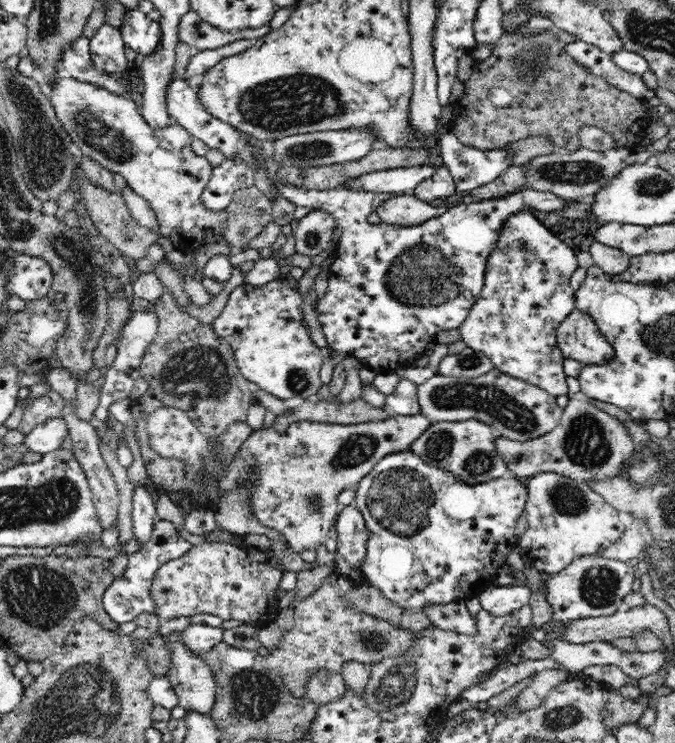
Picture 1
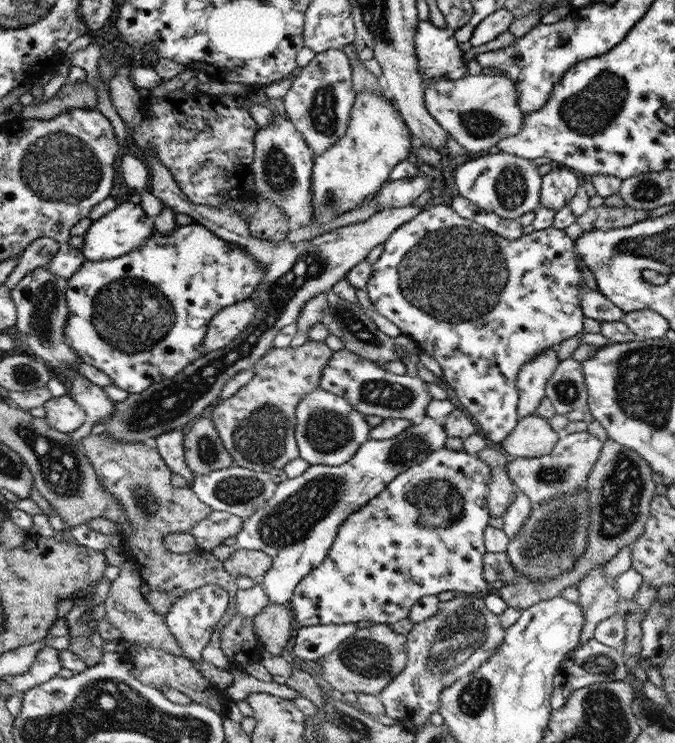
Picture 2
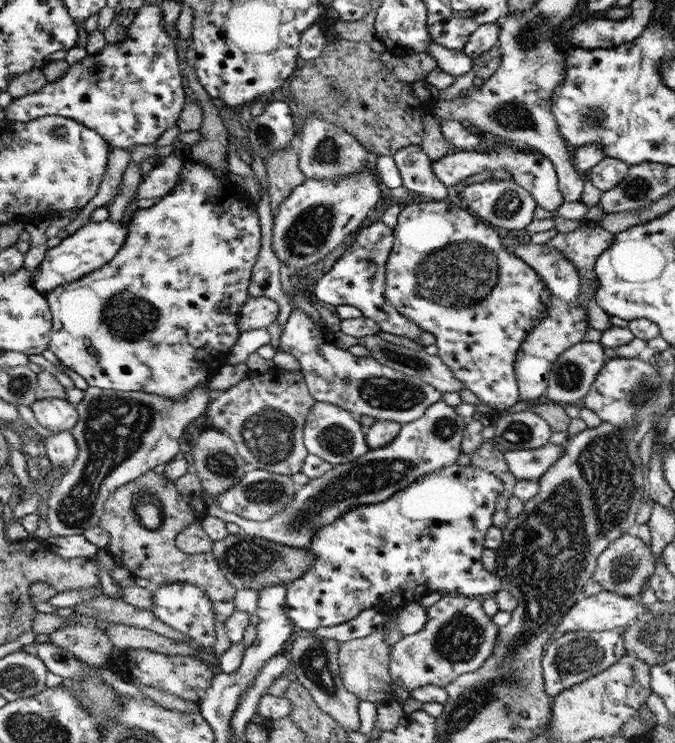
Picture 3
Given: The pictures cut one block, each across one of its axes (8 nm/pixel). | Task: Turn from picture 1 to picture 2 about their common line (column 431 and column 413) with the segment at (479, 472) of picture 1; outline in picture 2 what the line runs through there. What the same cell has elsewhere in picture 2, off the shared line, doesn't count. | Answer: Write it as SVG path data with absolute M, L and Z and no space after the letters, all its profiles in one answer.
M424 416L395 438L388 440L369 438L350 458L350 461L340 464L340 466L310 465L304 474L279 482L272 497L266 501L266 505L252 516L246 517L244 524L242 524L242 530L235 536L236 544L240 548L262 550L271 558L271 568L267 570L262 579L269 602L290 604L291 599L295 597L295 590L299 587L299 583L325 561L334 545L340 525L353 512L360 510L370 499L384 490L388 482L396 478L398 474L416 466L428 457L428 454L444 448L447 437L441 420Z

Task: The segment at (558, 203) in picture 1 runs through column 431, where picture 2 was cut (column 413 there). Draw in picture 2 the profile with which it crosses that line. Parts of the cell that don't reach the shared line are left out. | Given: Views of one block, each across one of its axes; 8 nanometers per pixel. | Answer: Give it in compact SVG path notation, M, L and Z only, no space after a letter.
M440 203L429 209L422 209L412 221L402 224L390 235L390 238L386 239L384 251L372 265L372 275L368 279L365 290L380 316L388 318L392 324L398 326L402 335L414 341L420 354L429 354L440 364L440 368L443 370L443 380L454 389L458 402L462 404L461 408L464 408L478 425L478 431L485 435L486 439L500 444L516 428L519 421L517 374L524 366L524 362L530 362L542 351L558 348L562 340L576 336L584 328L585 316L580 307L582 272L574 248L575 241L566 235L566 231L558 230L553 226L542 230L533 230L531 233L520 235L518 239L510 240L491 230L486 230L479 224L461 218L450 206Z

